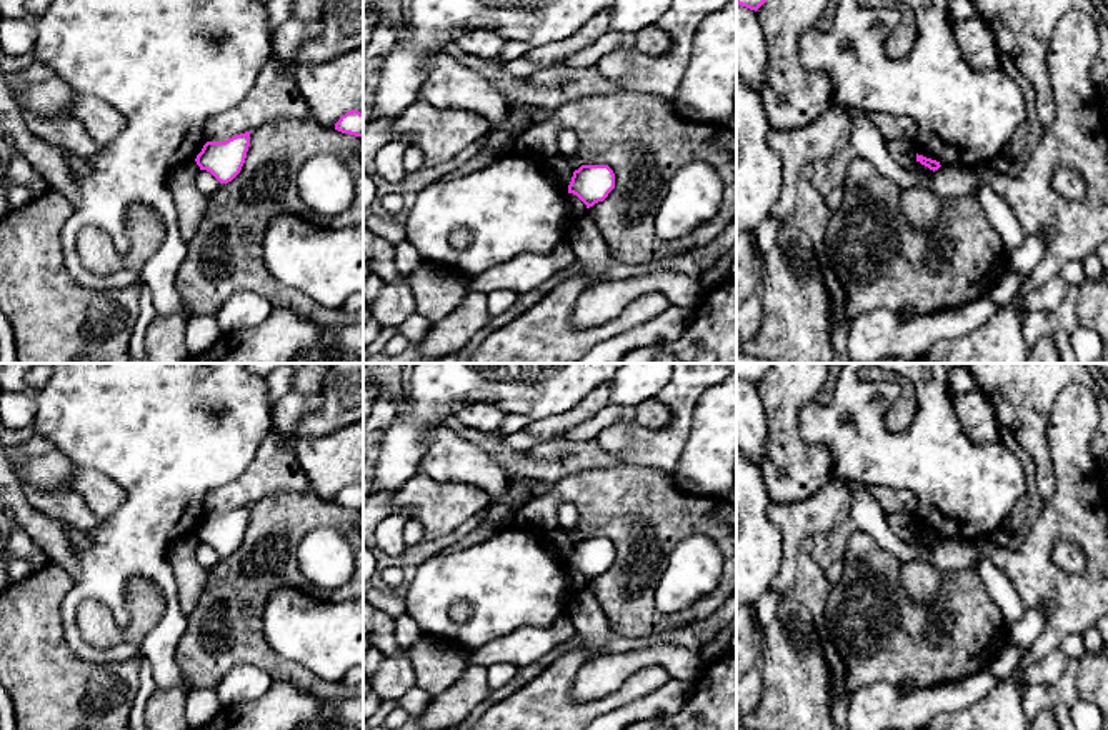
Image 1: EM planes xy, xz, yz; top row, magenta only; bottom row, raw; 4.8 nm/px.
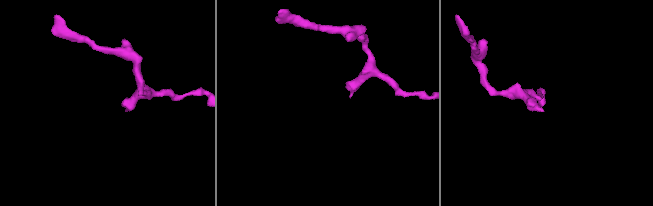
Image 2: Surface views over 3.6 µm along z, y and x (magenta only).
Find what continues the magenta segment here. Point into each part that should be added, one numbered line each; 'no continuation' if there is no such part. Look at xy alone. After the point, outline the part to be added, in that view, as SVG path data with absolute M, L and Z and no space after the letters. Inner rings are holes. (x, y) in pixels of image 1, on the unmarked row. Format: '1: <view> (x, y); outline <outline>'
no continuation

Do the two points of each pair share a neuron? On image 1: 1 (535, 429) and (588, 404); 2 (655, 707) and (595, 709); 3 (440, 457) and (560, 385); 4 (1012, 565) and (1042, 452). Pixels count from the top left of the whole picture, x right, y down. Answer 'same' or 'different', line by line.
1: same
2: different
3: different
4: different

